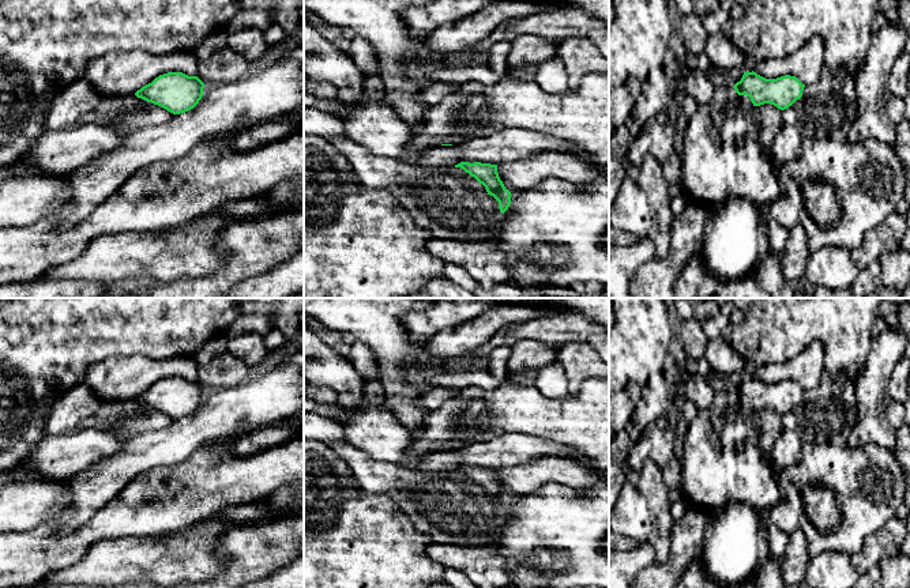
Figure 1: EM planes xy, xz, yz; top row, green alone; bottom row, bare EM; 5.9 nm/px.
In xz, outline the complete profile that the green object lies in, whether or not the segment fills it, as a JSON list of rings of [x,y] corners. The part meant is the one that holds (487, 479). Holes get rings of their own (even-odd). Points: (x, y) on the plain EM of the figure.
[[[460,467],[455,472],[463,474],[480,489],[482,489],[488,500],[493,501],[499,506],[500,517],[504,519],[511,509],[511,497],[504,491],[497,478],[497,470],[481,468],[481,467]]]

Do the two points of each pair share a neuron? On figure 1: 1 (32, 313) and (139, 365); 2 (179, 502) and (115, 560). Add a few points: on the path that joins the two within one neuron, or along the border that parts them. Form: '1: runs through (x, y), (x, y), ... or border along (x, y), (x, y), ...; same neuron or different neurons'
1: border along (150, 357), (143, 354), (109, 355), (89, 368); different neurons
2: border along (173, 531), (157, 535), (111, 538); different neurons

